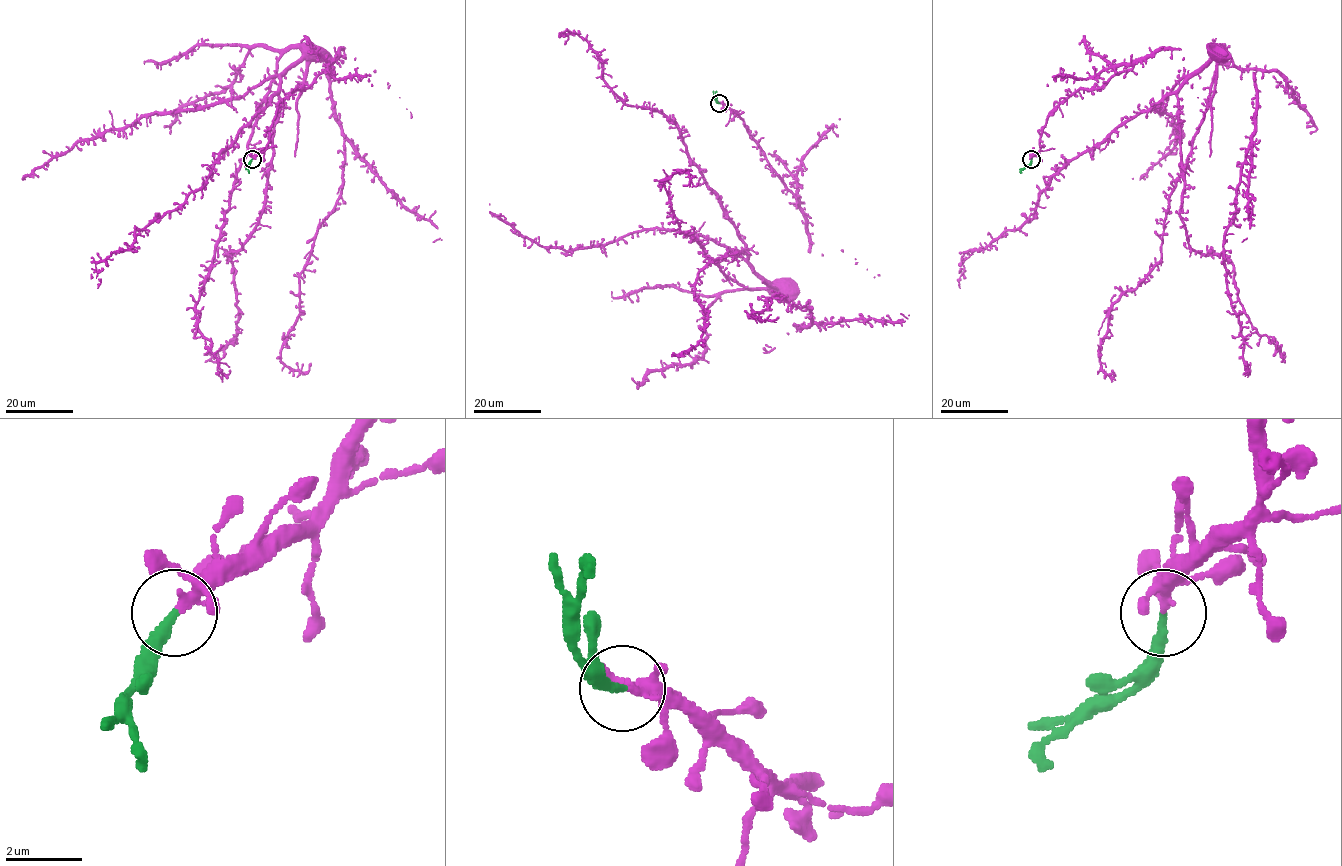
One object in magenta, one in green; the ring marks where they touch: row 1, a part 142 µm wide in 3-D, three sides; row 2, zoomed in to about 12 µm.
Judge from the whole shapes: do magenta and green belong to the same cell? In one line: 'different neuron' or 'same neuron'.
same neuron

